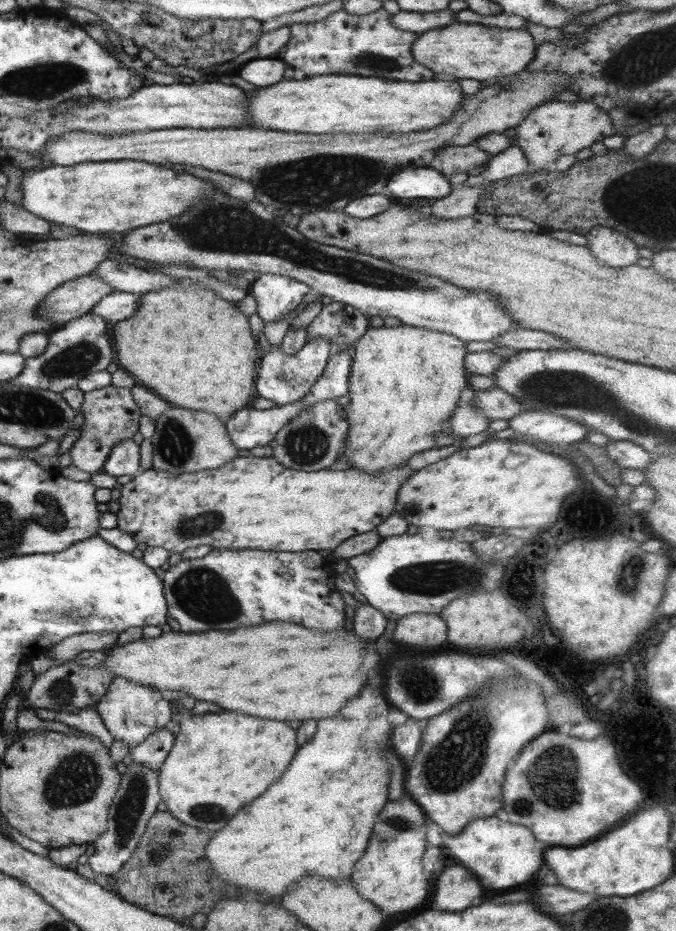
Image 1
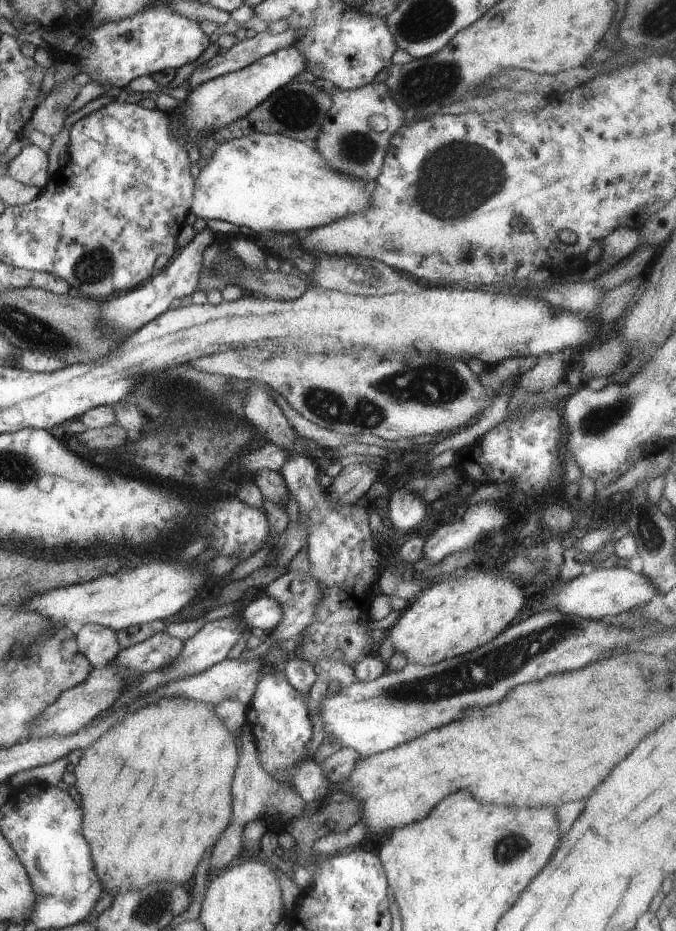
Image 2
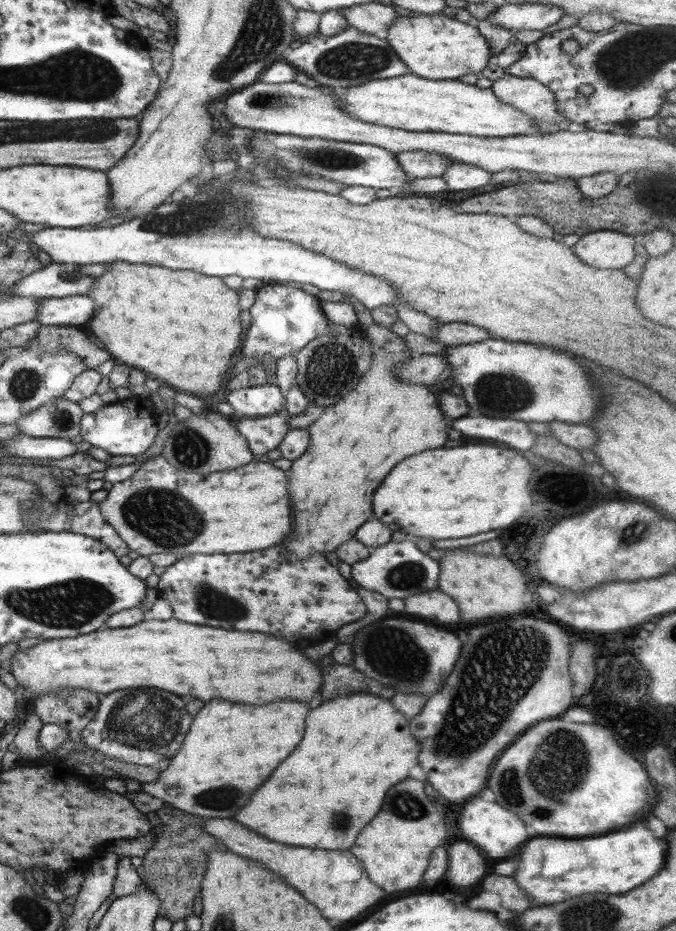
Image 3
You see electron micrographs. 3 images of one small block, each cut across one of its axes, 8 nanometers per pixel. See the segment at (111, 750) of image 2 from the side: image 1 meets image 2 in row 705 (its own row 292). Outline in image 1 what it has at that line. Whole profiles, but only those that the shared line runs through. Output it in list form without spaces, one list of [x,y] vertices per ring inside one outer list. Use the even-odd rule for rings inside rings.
[[[170,286],[138,296],[138,310],[134,316],[112,325],[111,336],[116,347],[118,366],[126,370],[140,384],[149,388],[166,402],[220,416],[222,422],[253,404],[256,394],[256,368],[262,354],[259,340],[252,335],[249,319],[235,303],[224,300],[212,290],[194,286]]]

